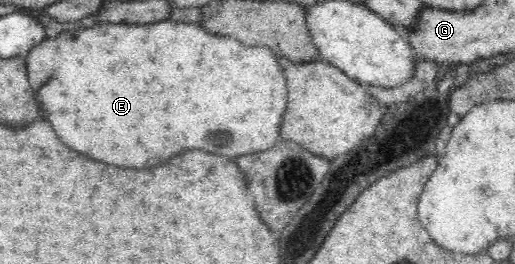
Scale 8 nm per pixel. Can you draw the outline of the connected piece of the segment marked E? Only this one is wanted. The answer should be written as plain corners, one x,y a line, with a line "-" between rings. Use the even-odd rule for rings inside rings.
164,20
156,24
94,24
74,32
61,32
50,40
45,38
31,50
26,62
27,77
36,90
60,68
64,70
64,78
84,84
84,104
70,106
70,116
46,116
46,120
66,146
92,160
126,168
154,168
190,148
202,148
206,152
230,150
230,144
240,138
246,142
254,138
256,148
250,150
262,152
264,148
272,148
280,136
280,124
288,106
288,88
284,72
267,46
248,48
232,37
212,36
199,24
-
118,26
126,26
126,38
116,38
-
214,132
230,132
236,138
218,138
216,148
216,138
206,138

